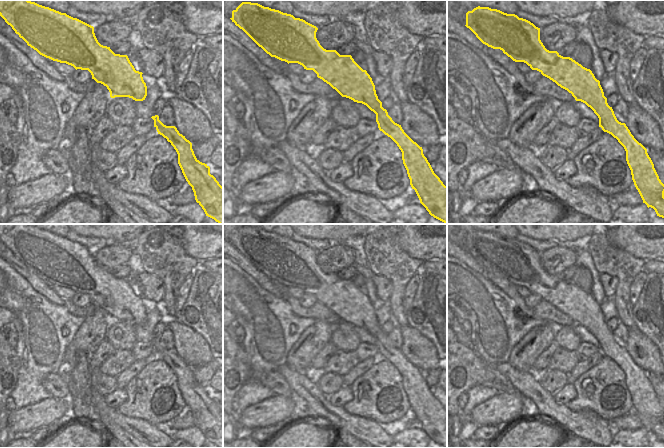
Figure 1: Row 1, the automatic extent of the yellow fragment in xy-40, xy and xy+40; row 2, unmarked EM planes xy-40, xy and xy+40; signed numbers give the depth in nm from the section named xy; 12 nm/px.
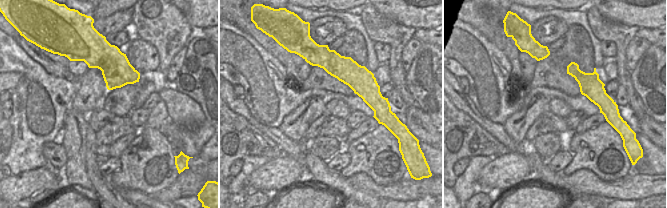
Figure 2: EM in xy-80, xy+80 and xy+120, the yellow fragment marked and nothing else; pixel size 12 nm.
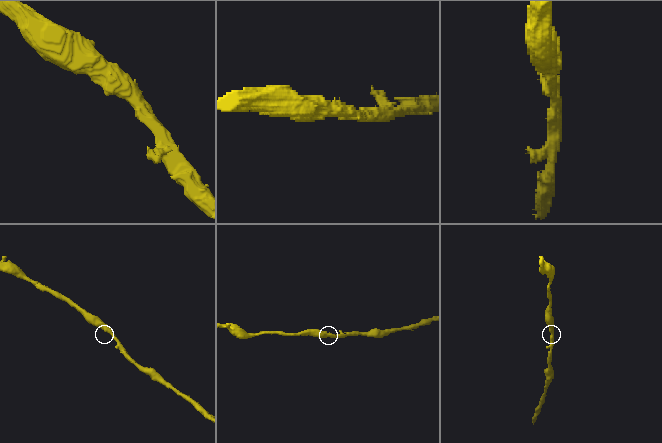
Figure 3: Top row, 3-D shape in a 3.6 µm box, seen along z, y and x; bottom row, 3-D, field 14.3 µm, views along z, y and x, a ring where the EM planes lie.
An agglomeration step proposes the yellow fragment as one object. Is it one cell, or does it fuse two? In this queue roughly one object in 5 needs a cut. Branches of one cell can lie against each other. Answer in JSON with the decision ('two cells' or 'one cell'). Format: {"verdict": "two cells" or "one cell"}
{"verdict": "one cell"}

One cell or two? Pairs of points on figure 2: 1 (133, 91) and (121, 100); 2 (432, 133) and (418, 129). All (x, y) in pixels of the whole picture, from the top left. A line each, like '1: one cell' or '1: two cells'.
1: one cell
2: one cell

